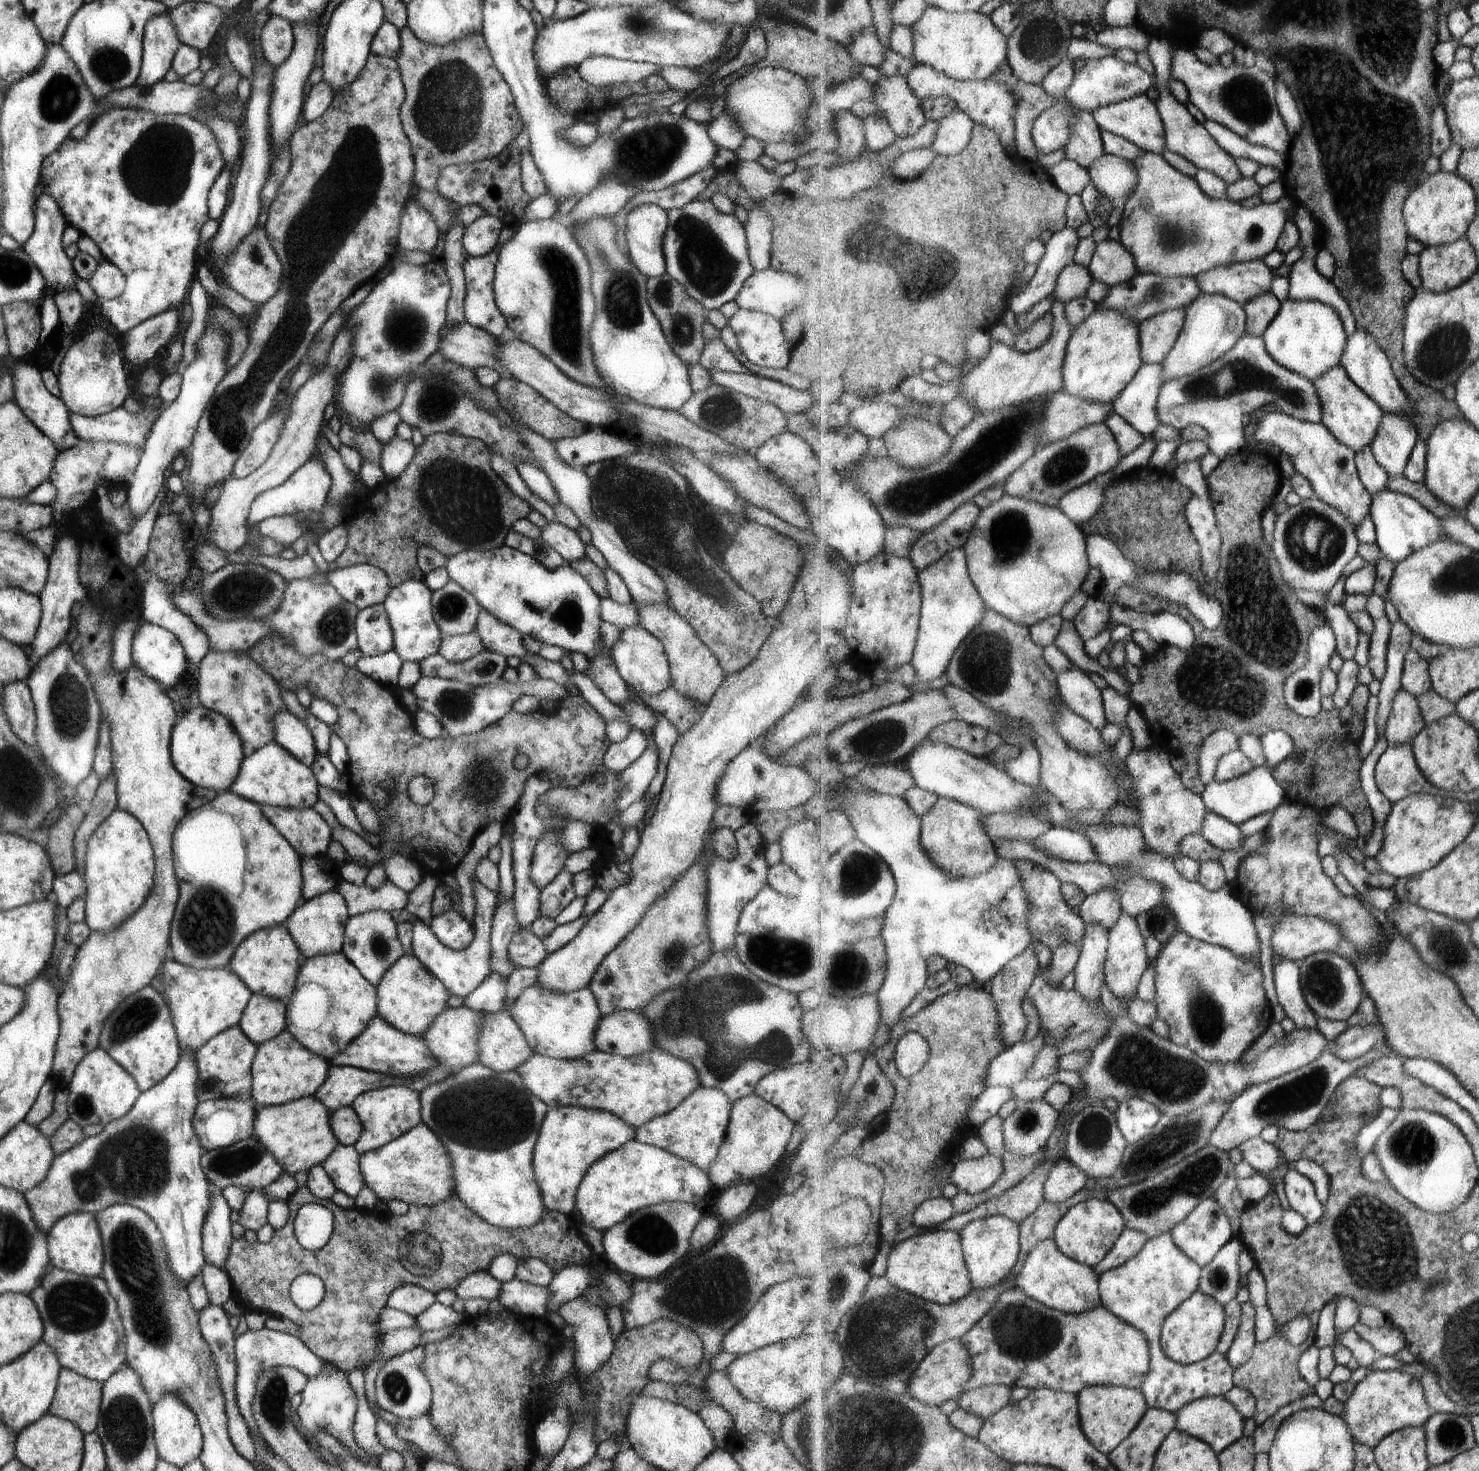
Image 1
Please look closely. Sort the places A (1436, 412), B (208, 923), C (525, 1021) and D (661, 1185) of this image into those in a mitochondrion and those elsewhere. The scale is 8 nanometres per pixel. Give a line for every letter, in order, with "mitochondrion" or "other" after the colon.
A: other
B: mitochondrion
C: other
D: other

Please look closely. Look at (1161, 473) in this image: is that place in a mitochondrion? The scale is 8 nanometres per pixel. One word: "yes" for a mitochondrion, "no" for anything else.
no

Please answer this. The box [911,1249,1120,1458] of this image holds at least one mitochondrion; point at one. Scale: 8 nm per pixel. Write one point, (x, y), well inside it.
(1019, 1330)

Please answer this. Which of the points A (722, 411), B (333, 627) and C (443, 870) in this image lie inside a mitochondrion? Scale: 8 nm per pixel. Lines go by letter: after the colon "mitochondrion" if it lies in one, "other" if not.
A: mitochondrion
B: mitochondrion
C: other

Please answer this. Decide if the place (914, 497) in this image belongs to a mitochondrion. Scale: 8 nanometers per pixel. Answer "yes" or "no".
yes

